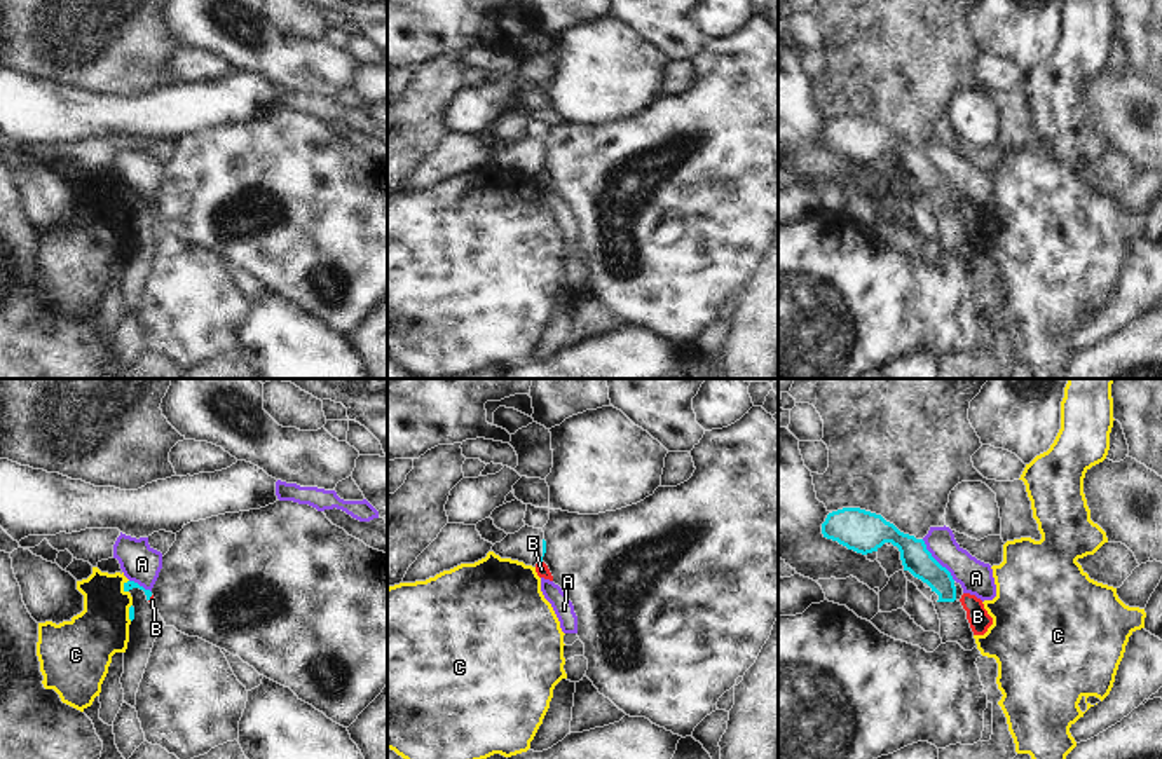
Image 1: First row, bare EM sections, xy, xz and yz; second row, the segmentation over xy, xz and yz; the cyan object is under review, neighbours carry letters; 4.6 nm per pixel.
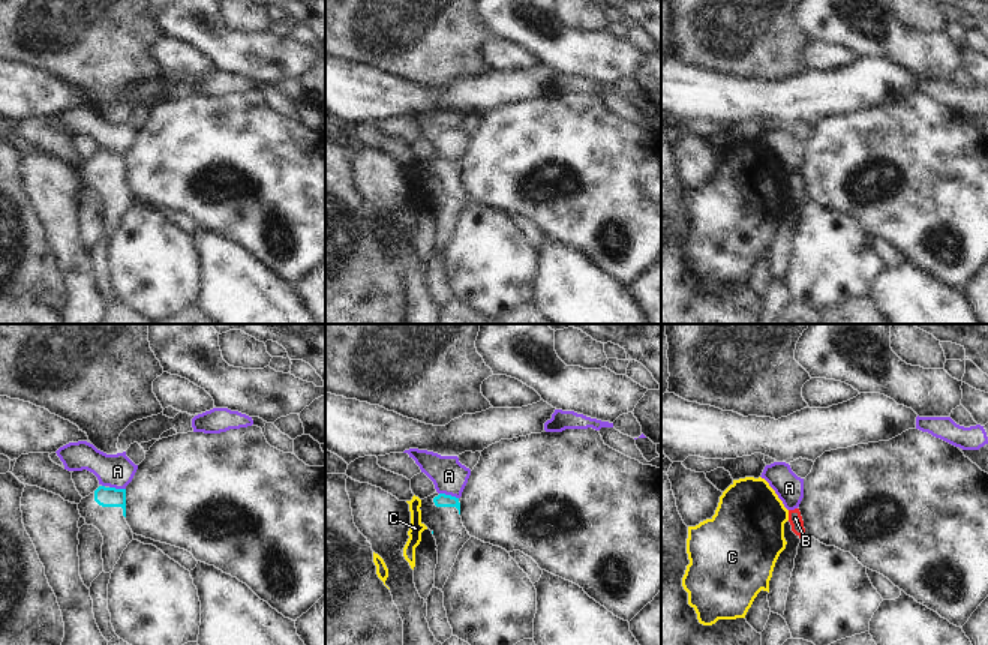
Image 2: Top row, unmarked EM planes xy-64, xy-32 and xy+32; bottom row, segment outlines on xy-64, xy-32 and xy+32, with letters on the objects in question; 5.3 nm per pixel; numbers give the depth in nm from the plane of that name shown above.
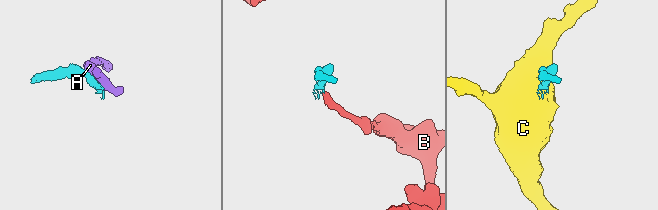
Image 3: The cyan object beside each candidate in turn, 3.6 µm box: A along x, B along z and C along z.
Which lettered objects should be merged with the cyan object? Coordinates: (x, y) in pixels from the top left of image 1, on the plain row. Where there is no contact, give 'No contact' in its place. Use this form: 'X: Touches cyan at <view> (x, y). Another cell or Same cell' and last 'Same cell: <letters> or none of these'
A: Touches cyan at yz (936, 170). Another cell
B: Touches cyan at xy (149, 208). Another cell
C: Touches cyan at xy (124, 196). Another cell
Same cell: none of these.

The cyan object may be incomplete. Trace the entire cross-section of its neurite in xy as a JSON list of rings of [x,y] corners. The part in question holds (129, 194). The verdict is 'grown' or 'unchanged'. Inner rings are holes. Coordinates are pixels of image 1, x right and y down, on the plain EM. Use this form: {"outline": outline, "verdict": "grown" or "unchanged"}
{"outline": [[[127,190],[124,192],[124,201],[131,202],[133,215],[129,216],[129,251],[124,262],[124,283],[120,293],[124,298],[124,311],[134,318],[136,302],[154,251],[166,232],[159,220],[148,211],[152,206],[150,199],[145,199],[134,190]]], "verdict": "grown"}

